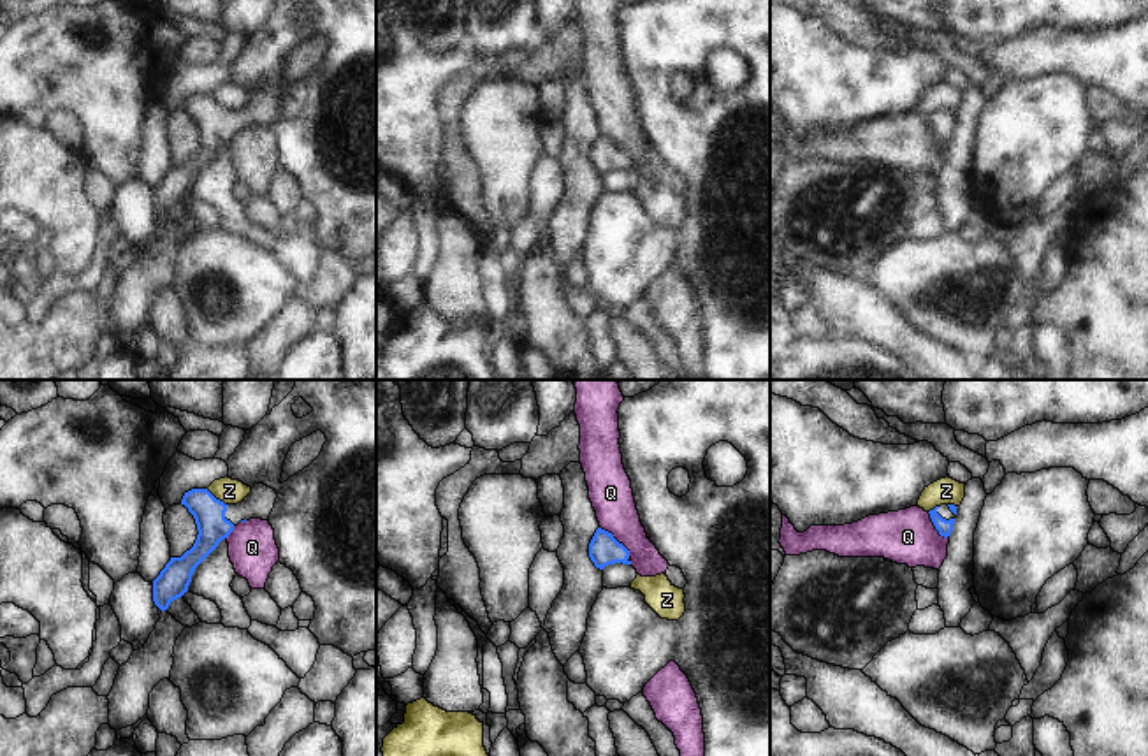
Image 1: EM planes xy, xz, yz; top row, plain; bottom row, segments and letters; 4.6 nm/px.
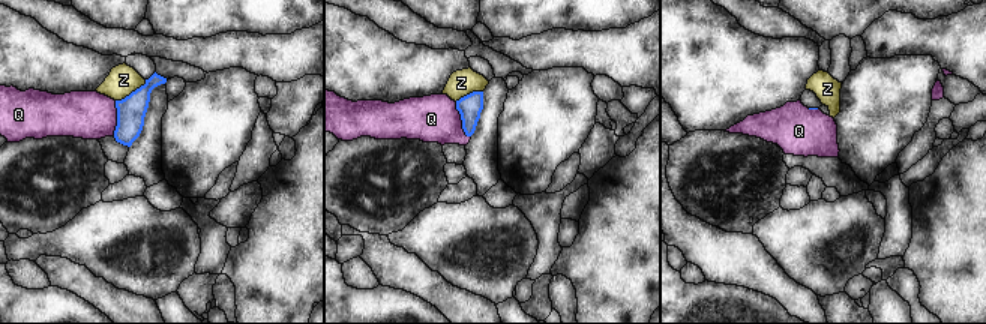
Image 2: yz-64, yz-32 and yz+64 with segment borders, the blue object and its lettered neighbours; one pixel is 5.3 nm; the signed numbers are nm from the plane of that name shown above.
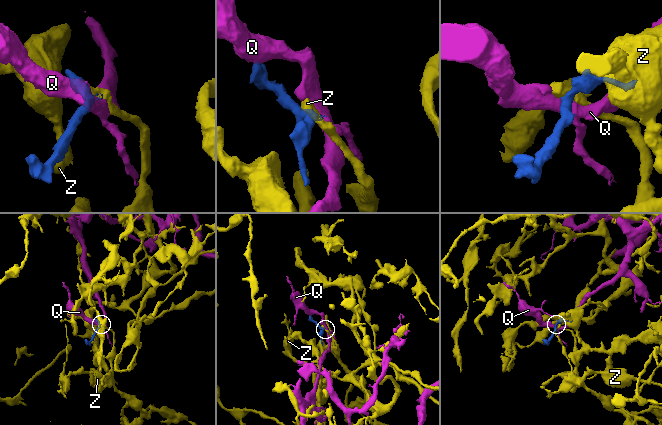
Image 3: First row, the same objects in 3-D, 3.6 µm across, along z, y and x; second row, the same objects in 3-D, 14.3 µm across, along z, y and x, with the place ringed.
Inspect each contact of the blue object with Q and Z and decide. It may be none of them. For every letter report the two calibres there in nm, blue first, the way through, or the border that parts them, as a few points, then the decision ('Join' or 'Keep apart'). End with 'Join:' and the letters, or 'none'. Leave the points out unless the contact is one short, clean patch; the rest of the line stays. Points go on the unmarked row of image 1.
Q: Thickness 140 nm (blue) against 200 nm. Boundary: xz (600, 132), (630, 162). Keep apart
Z: Thickness 140 nm (blue) against 120 nm. Boundary: xy (206, 95), (227, 111). Keep apart
Join: none

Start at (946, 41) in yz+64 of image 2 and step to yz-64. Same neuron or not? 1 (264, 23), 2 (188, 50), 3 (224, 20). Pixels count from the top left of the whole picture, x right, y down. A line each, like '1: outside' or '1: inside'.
1: outside
2: inside
3: outside

